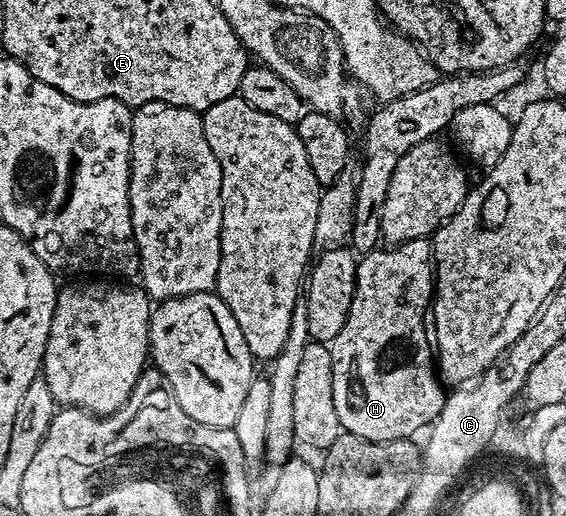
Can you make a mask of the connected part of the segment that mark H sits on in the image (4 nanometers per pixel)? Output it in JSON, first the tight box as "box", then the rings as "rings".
{"box":[330,239,446,442],"rings":[[[411,239],[385,248],[385,251],[377,249],[359,256],[350,313],[346,313],[342,333],[338,333],[330,344],[334,365],[334,410],[338,412],[338,421],[345,432],[372,442],[412,439],[415,431],[430,428],[442,413],[446,396],[426,322],[434,298],[432,244],[428,239]]]}

